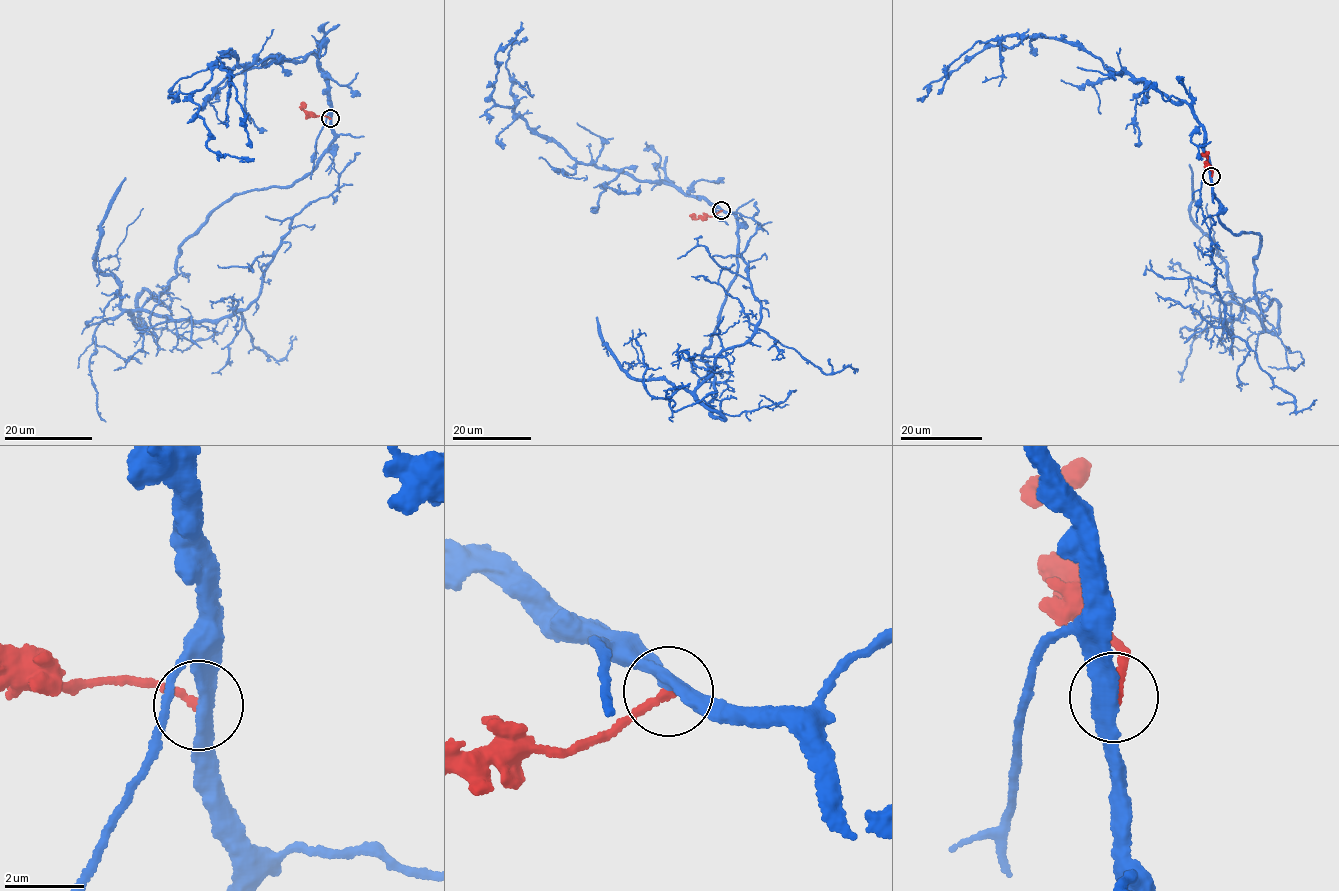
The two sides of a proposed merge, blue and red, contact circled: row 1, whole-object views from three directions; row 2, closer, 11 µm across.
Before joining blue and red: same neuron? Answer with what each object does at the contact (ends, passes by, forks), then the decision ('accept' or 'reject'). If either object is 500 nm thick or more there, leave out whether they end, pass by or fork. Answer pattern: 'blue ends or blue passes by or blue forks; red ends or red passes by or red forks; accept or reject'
blue passes by; red ends; accept

